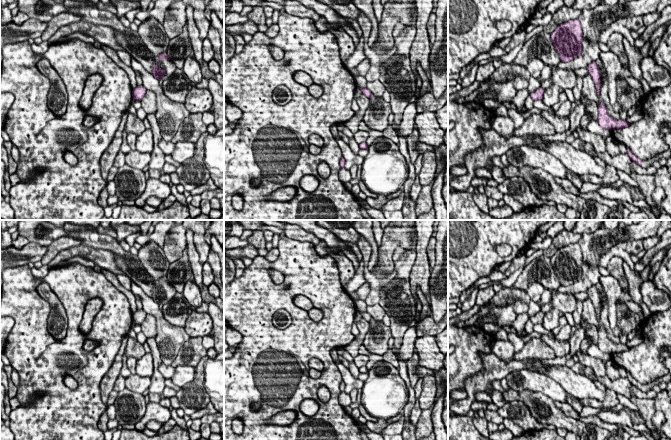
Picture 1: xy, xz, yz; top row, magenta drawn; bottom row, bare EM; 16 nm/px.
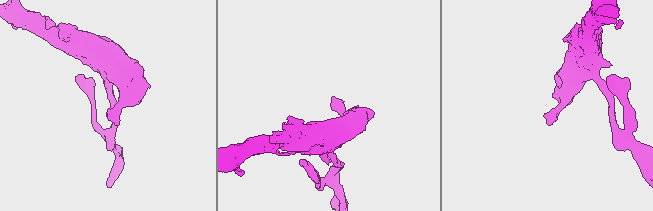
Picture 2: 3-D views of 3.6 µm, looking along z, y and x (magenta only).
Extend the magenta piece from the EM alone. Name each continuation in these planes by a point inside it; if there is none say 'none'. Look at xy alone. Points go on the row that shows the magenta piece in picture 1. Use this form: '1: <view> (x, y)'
1: xy (168, 66)

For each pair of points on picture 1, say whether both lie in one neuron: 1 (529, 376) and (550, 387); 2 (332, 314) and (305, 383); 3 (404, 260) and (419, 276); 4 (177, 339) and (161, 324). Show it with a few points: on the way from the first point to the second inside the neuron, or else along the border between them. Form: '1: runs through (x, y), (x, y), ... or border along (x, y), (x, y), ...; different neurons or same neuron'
1: runs through (534, 381), (545, 385); same neuron
2: runs through (328, 334), (325, 375); same neuron
3: border along (416, 243), (416, 258), (411, 266); different neurons
4: runs through (173, 336), (165, 328); same neuron

